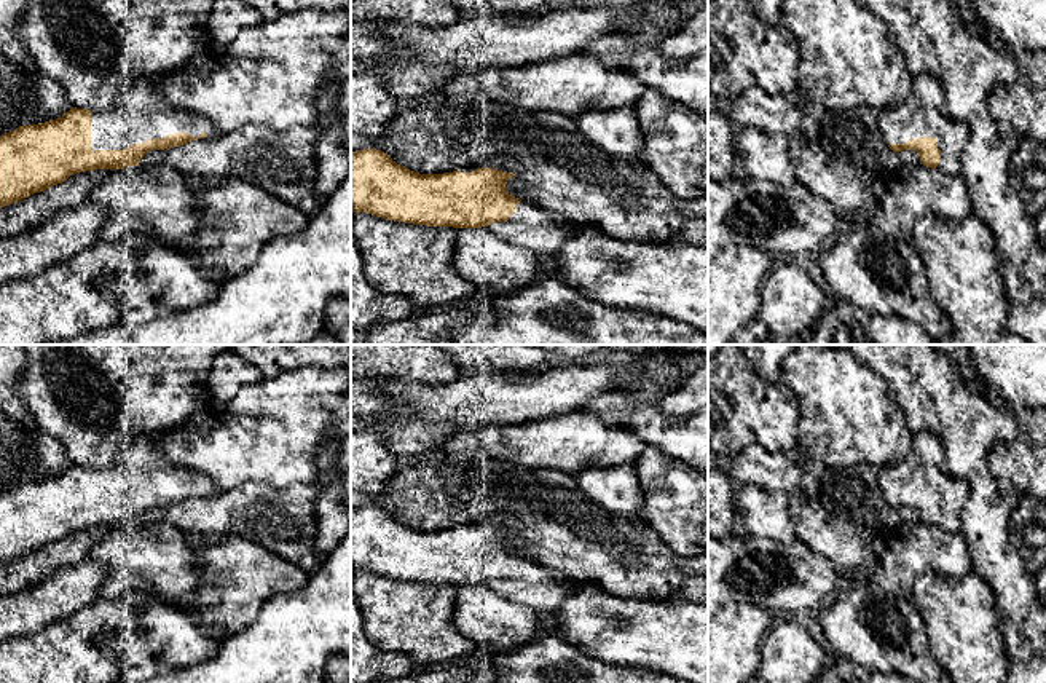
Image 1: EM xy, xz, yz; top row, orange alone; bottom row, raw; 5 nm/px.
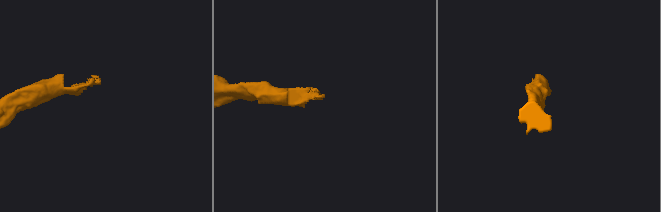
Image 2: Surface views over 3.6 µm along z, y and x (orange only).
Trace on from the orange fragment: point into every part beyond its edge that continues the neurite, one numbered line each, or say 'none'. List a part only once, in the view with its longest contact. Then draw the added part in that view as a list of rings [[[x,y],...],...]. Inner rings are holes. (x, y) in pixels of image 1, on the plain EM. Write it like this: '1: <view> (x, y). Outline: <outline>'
1: xy (144, 471). Outline: [[[148,436],[129,442],[123,460],[110,468],[91,469],[91,506],[124,507],[132,501],[175,490],[201,495],[222,492],[210,477],[187,468],[172,468],[163,448]]]

